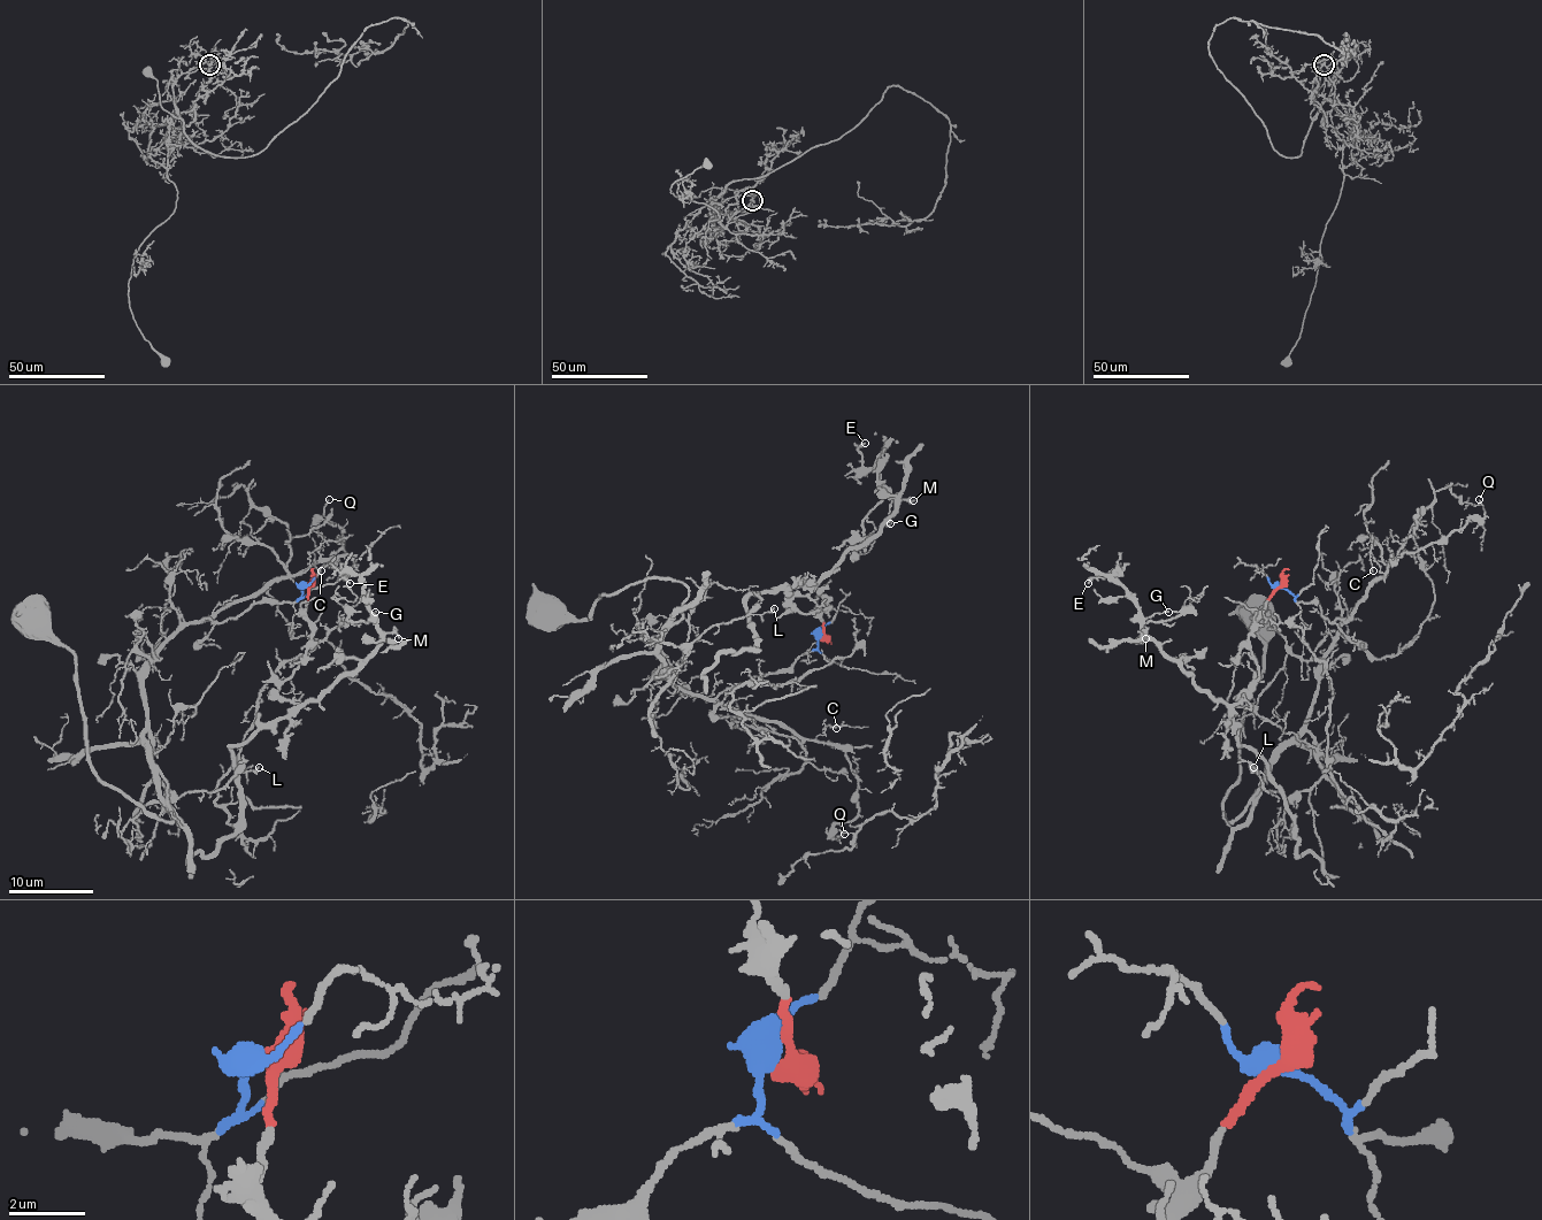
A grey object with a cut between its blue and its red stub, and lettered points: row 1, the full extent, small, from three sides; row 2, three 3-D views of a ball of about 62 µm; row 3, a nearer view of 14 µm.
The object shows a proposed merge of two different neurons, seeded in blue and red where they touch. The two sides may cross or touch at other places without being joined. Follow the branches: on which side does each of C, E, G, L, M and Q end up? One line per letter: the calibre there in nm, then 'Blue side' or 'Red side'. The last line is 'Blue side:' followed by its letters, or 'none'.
C: Thickness 130 nm. Blue side
E: Thickness 150 nm. Red side
G: Thickness 140 nm. Red side
L: Thickness 160 nm. Blue side
M: Thickness 110 nm. Red side
Q: Thickness 120 nm. Blue side
Blue side: C, L, Q

